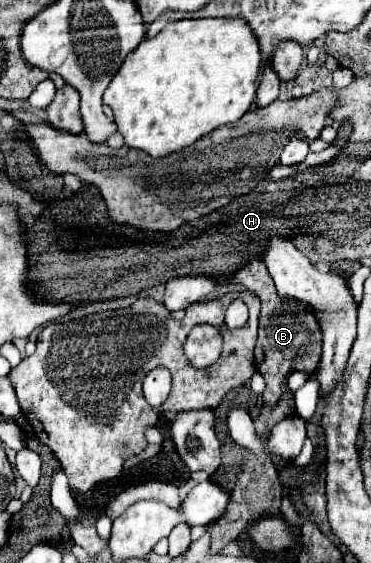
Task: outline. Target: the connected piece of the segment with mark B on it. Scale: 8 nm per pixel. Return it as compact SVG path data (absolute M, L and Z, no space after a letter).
M260 258L250 260L242 270L238 270L232 282L242 284L246 290L254 292L262 300L260 330L256 342L256 368L266 380L266 390L262 394L264 406L276 406L284 394L282 384L288 378L288 374L296 370L312 374L318 366L320 344L322 344L322 332L318 320L306 302L282 302L282 298L274 288L272 276Z

